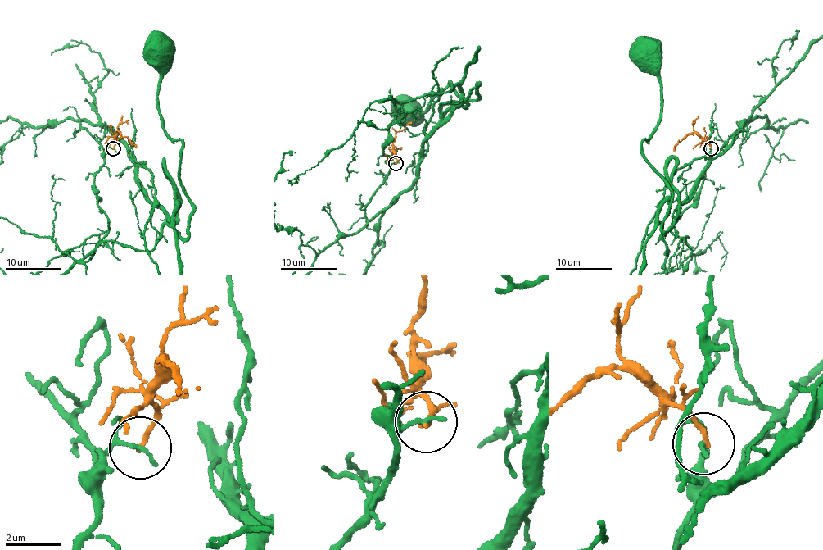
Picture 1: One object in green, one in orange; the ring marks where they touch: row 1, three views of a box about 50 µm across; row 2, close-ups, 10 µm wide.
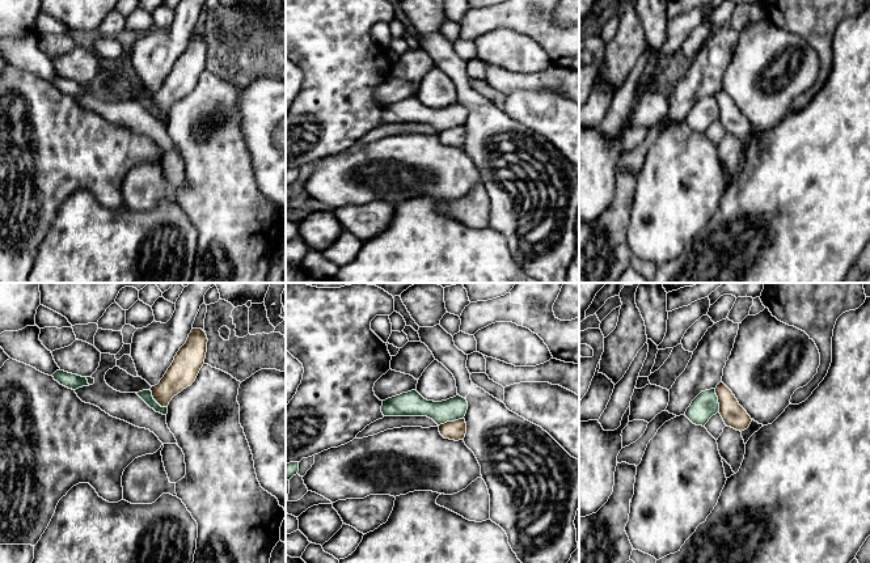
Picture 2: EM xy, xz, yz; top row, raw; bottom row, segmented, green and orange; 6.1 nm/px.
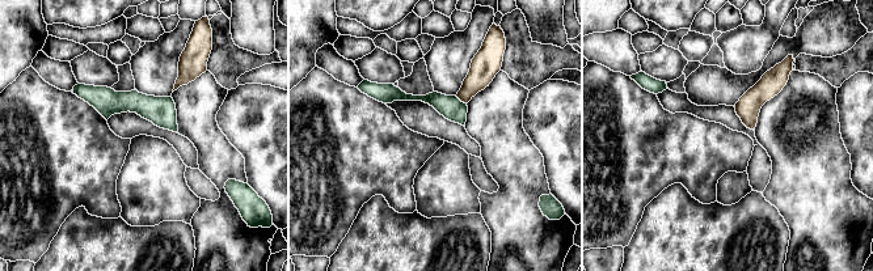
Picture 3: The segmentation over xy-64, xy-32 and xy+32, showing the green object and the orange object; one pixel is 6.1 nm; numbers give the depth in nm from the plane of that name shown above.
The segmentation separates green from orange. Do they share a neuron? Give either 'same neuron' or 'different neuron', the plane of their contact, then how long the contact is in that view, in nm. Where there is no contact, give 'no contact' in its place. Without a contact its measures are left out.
different neuron; contact in xz; length 160 nm

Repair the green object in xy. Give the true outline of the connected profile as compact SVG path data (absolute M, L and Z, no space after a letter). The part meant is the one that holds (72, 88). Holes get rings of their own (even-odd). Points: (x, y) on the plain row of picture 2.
M56 77L52 81L54 86L58 88L60 92L76 97L83 93L89 93L86 84L81 84L77 81L72 81L64 77Z

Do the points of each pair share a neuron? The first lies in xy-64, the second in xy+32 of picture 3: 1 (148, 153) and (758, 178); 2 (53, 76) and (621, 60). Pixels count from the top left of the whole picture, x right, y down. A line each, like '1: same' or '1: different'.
1: different
2: same

